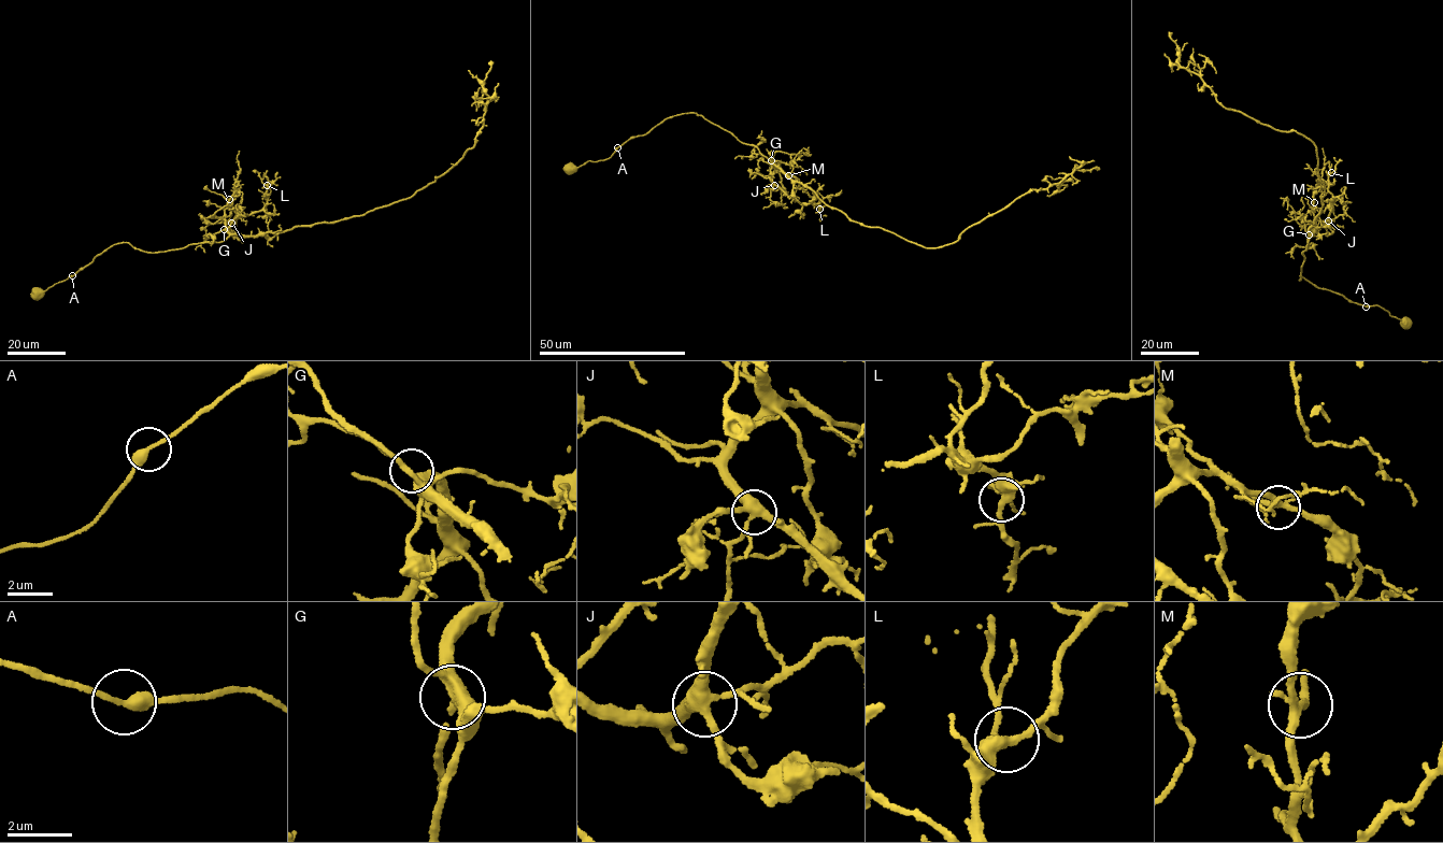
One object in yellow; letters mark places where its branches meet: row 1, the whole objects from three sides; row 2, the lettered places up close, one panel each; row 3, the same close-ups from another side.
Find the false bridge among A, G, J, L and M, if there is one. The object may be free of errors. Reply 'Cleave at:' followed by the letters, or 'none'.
Cleave at: none

